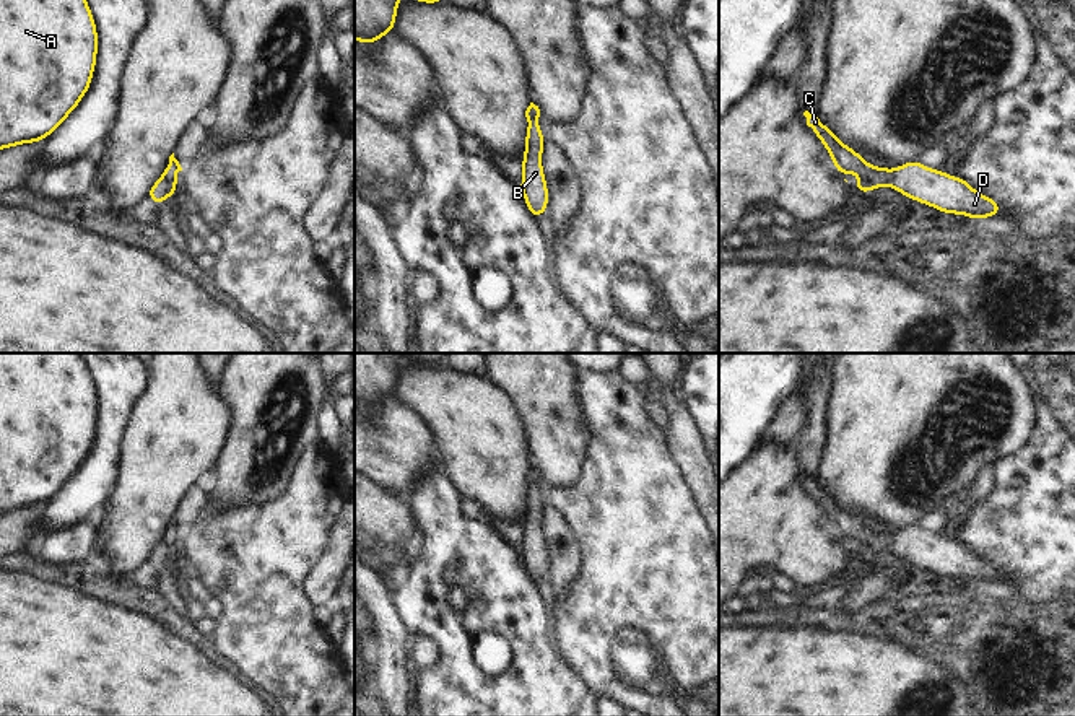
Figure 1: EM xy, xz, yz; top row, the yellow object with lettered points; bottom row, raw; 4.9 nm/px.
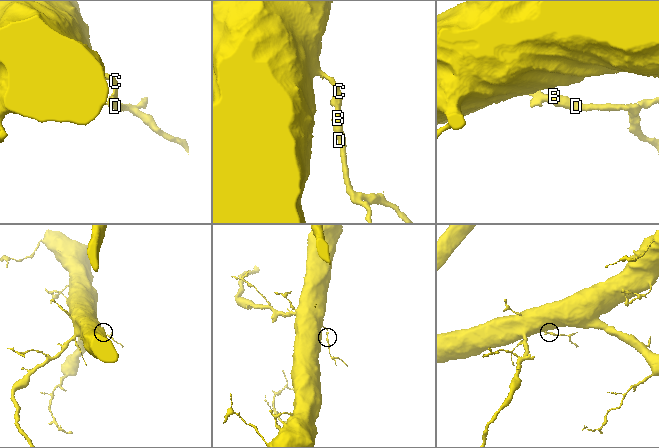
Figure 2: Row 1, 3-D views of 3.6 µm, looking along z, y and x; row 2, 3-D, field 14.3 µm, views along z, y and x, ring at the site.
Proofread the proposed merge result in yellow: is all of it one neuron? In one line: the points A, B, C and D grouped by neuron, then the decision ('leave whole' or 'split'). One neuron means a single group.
groups A B C D; leave whole

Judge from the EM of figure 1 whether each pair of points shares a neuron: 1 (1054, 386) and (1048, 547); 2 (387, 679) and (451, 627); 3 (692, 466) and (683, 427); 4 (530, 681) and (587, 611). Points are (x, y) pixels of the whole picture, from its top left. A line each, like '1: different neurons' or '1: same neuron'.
1: same neuron
2: different neurons
3: same neuron
4: different neurons

